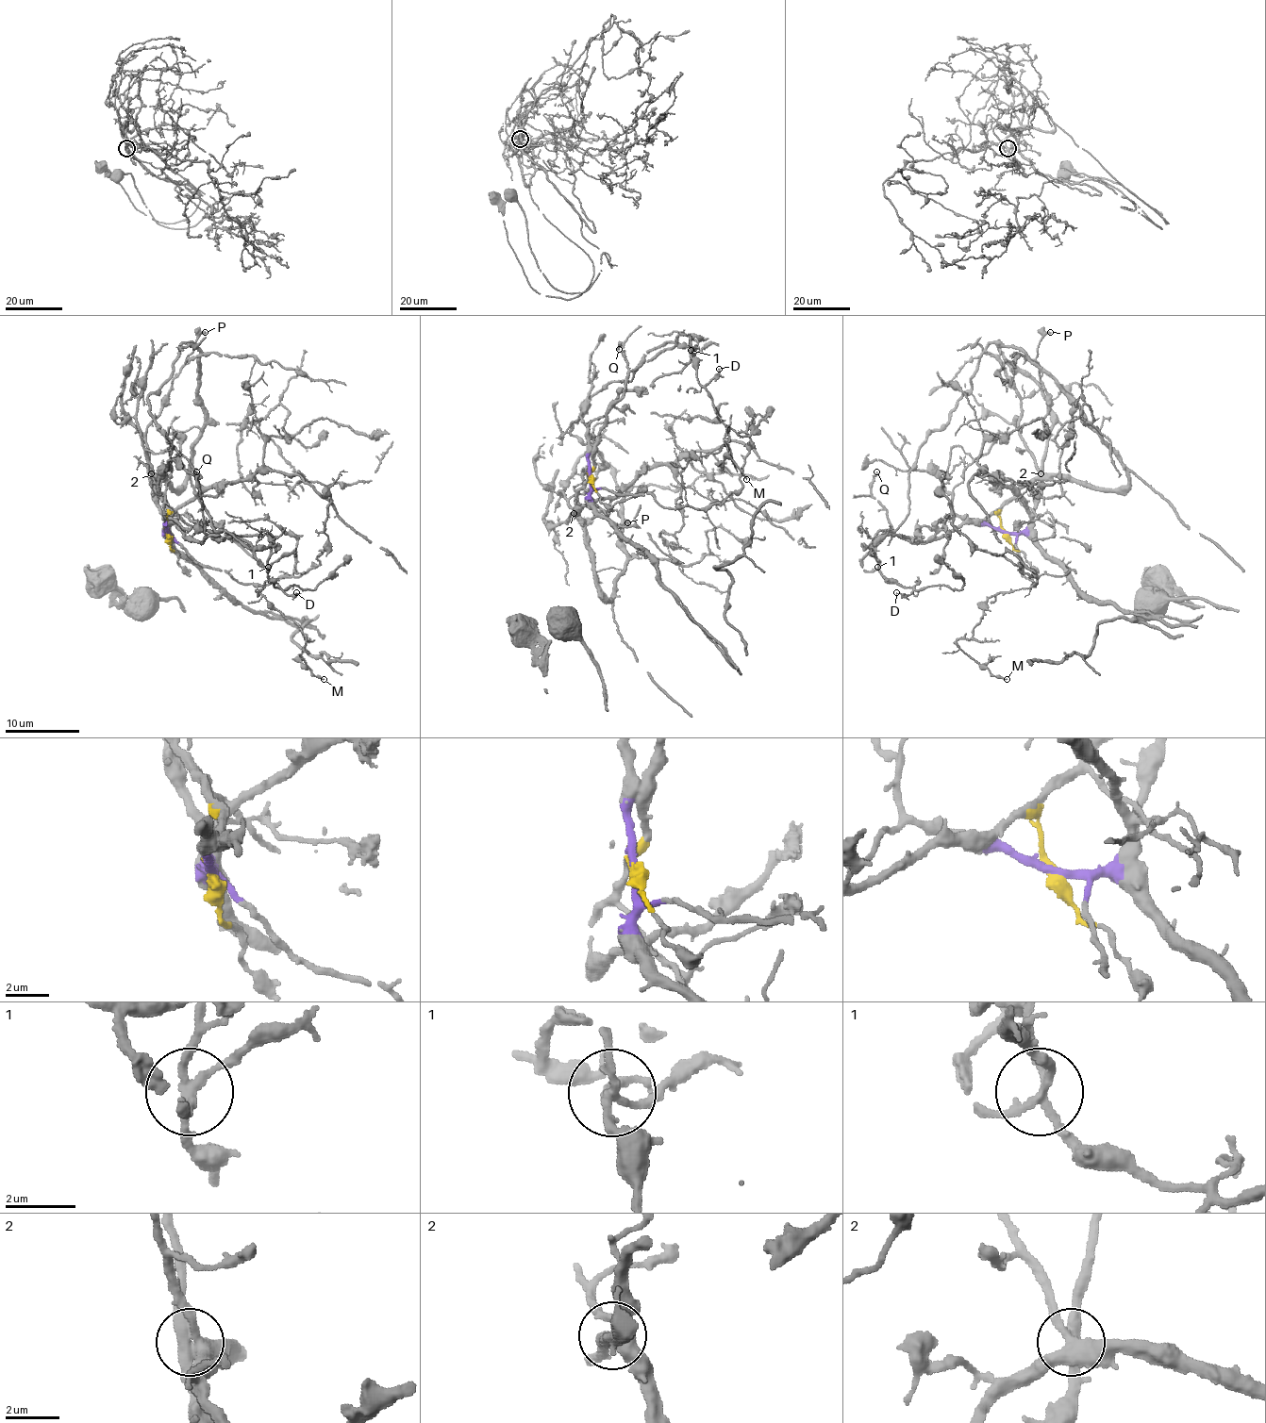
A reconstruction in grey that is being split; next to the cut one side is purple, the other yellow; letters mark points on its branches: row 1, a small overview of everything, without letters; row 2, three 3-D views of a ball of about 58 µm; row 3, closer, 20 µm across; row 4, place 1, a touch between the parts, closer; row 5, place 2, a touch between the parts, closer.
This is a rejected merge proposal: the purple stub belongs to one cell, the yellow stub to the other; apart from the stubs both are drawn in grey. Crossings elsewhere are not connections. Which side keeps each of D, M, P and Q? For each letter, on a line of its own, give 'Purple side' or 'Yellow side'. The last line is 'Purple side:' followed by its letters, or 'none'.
D: Purple side
M: Purple side
P: Purple side
Q: Yellow side
Purple side: D, M, P

